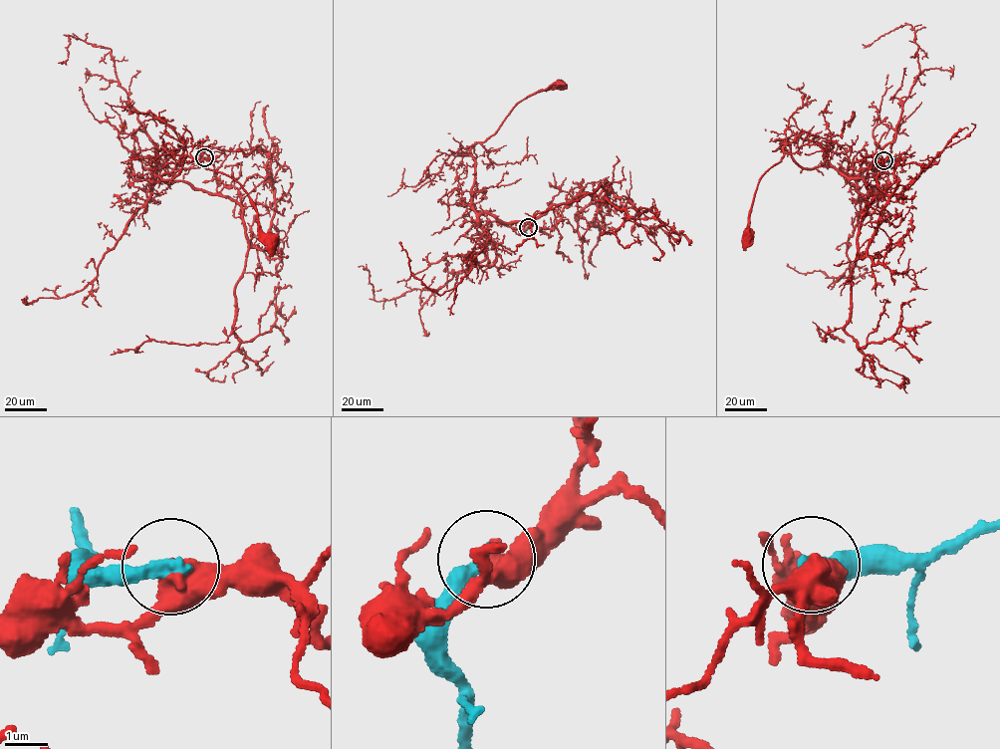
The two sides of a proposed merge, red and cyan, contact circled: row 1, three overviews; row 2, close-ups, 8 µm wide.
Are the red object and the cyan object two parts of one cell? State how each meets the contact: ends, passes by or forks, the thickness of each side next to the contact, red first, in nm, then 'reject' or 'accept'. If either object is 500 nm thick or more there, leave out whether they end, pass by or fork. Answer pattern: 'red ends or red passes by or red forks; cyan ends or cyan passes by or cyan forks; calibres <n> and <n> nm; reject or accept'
red passes by; cyan ends; calibres 480 and 340 nm; reject

